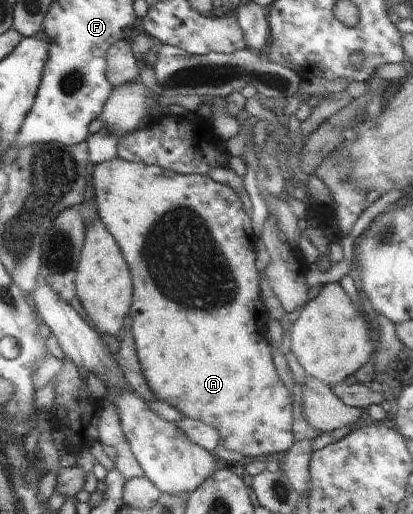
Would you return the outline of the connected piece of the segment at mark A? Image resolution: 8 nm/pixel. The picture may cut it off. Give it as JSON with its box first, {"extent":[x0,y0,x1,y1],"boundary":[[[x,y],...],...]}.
{"extent":[91,156,294,458],"boundary":[[[119,156],[113,160],[95,164],[91,182],[96,202],[96,214],[103,221],[111,236],[115,238],[130,268],[133,298],[135,298],[133,306],[130,308],[130,314],[133,314],[131,330],[134,334],[141,370],[156,398],[172,406],[184,417],[204,422],[215,428],[220,434],[220,444],[233,452],[241,452],[244,456],[251,458],[253,456],[255,458],[269,456],[273,452],[287,452],[294,443],[291,430],[293,393],[290,395],[290,390],[279,379],[275,365],[273,365],[271,356],[273,350],[266,335],[268,312],[261,301],[260,276],[255,267],[254,242],[257,235],[253,227],[253,220],[243,211],[243,204],[238,194],[206,175],[180,175],[167,172],[157,165],[134,163]]]}

